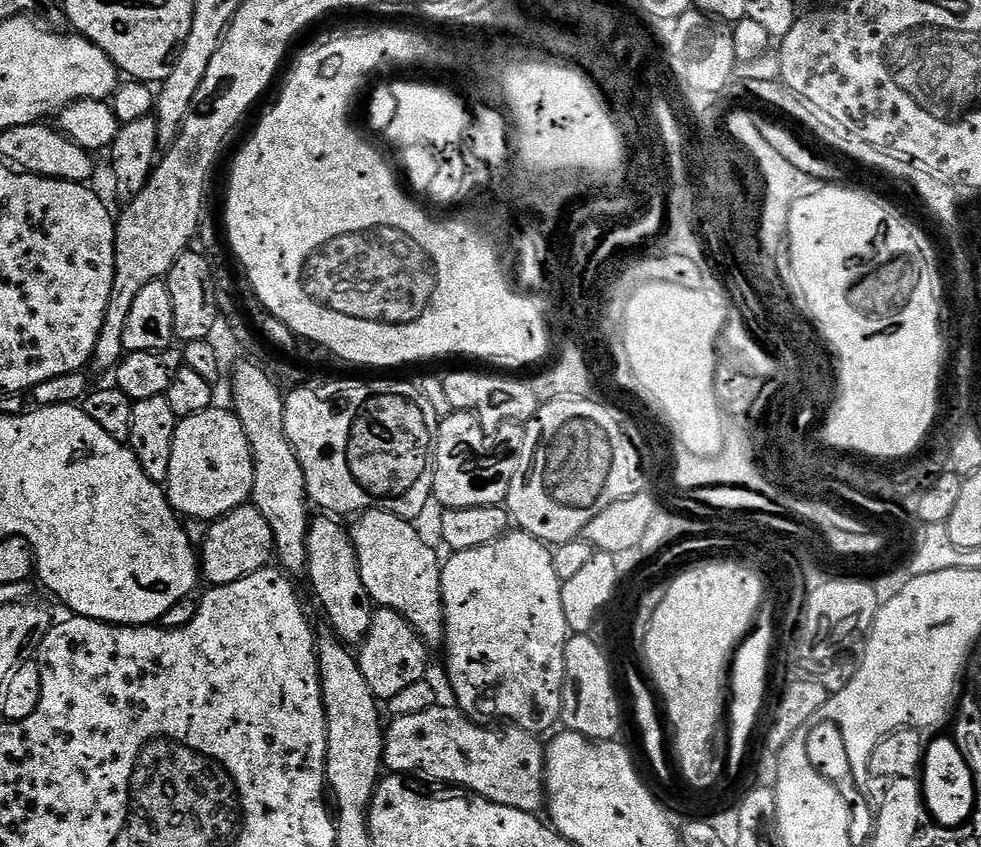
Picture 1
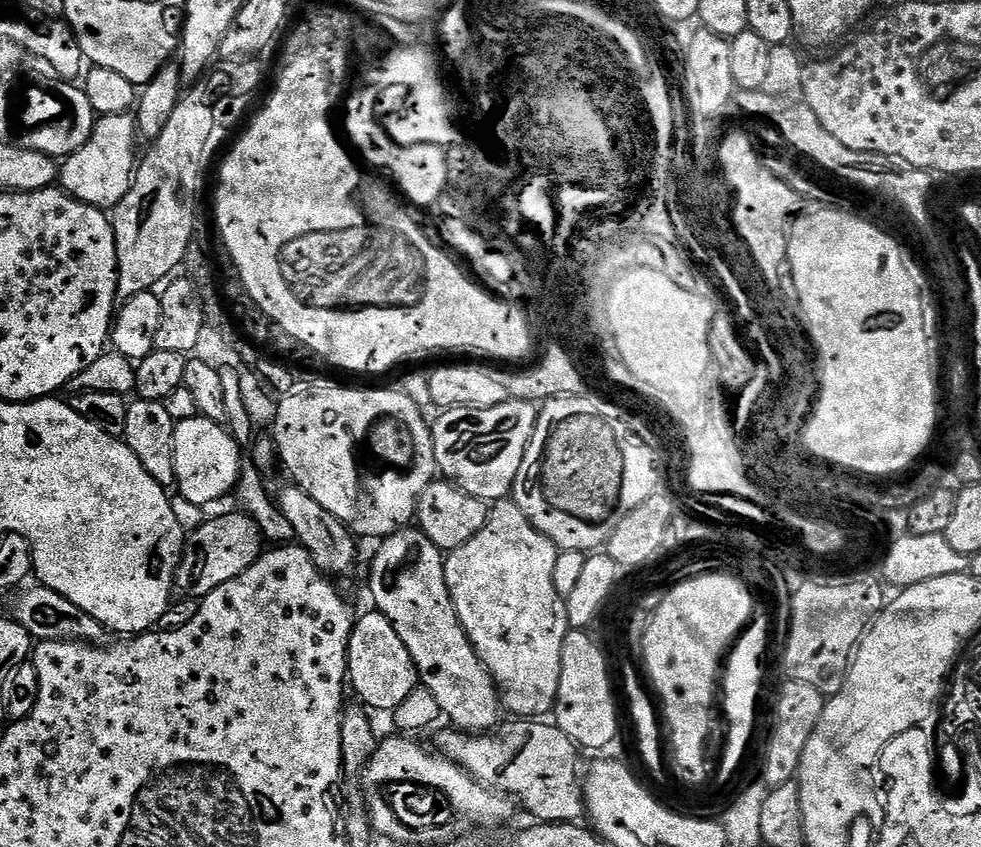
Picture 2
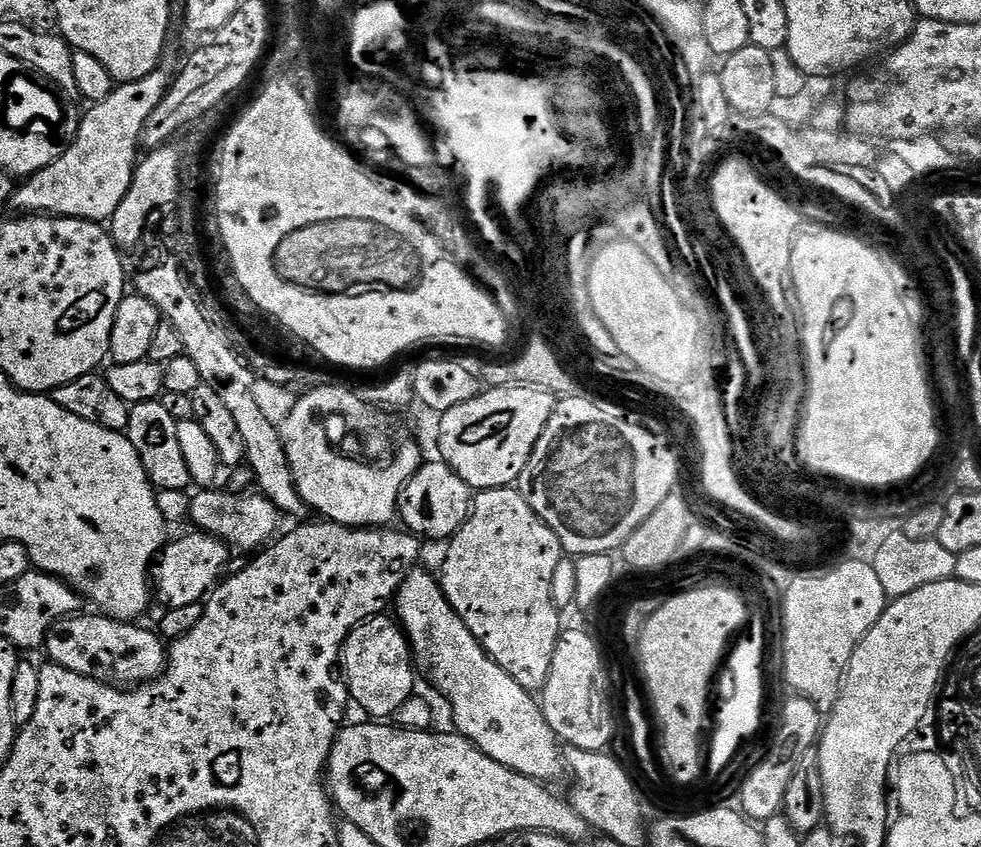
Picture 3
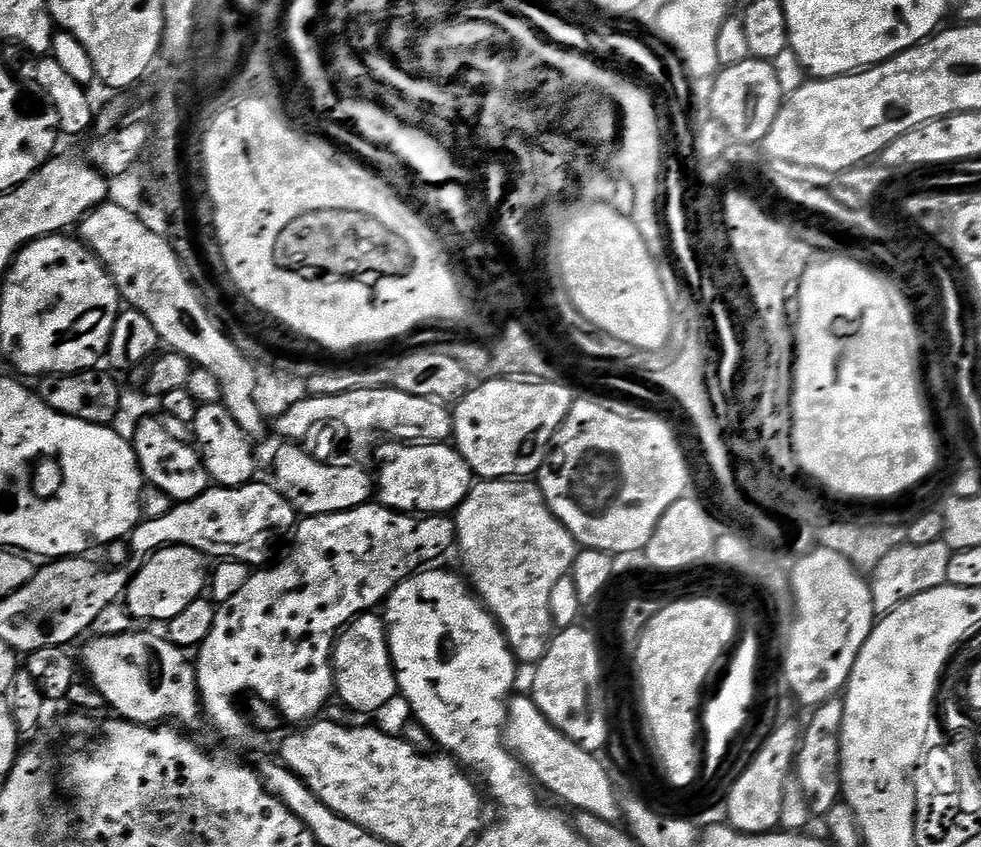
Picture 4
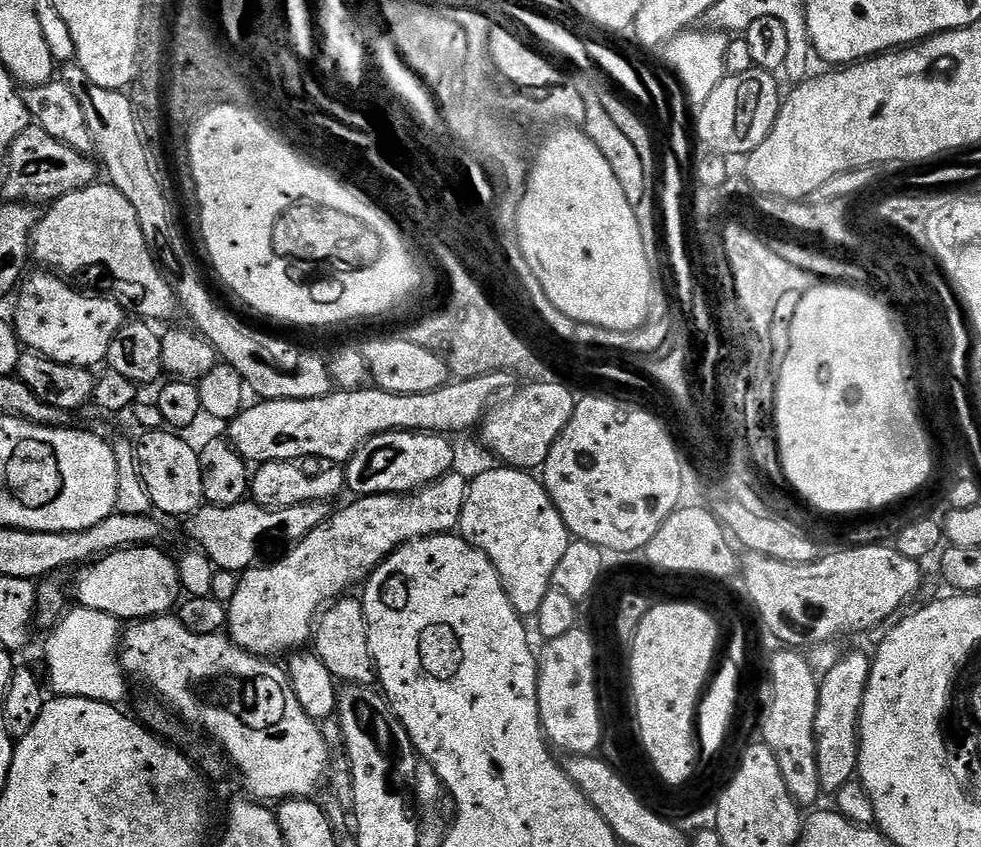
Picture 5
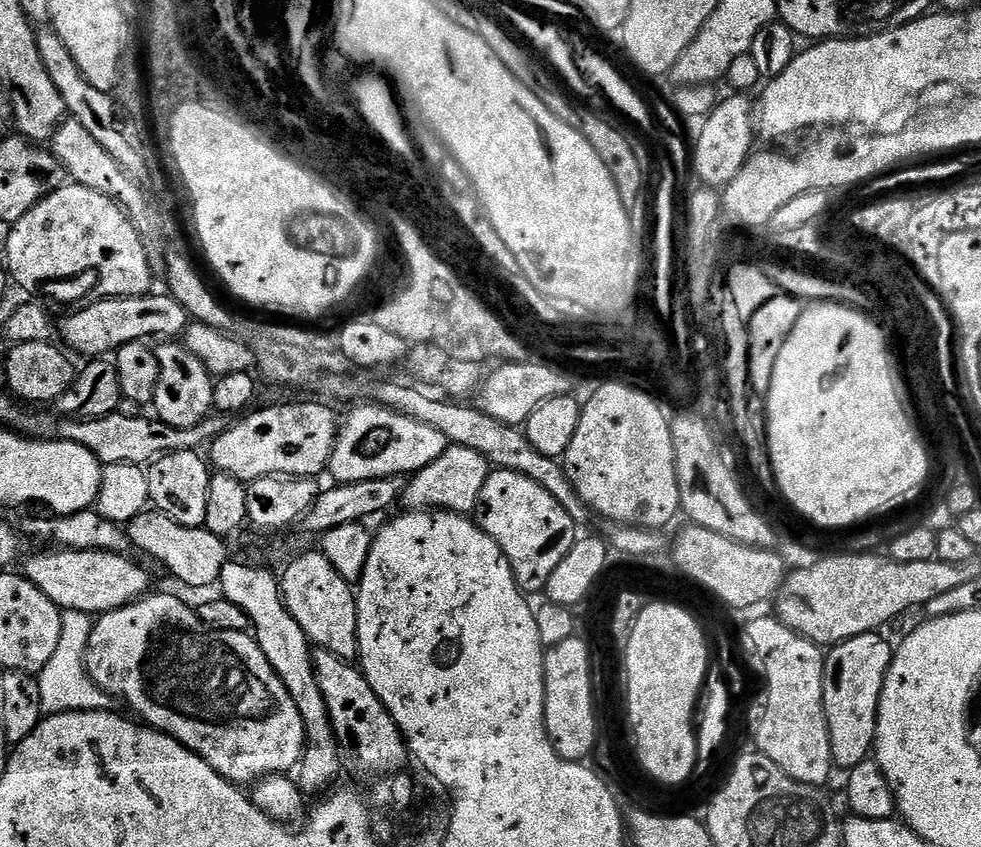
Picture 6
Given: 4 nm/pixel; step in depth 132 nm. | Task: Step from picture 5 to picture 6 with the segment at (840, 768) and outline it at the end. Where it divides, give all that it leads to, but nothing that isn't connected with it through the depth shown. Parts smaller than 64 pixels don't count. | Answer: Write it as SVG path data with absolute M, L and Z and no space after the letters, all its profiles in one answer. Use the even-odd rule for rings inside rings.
M879 631L858 634L849 640L835 645L827 653L824 661L824 709L830 730L830 750L832 762L837 769L847 770L858 766L858 762L869 759L876 746L876 727L878 726L878 706L886 682L886 674L892 665L894 644Z

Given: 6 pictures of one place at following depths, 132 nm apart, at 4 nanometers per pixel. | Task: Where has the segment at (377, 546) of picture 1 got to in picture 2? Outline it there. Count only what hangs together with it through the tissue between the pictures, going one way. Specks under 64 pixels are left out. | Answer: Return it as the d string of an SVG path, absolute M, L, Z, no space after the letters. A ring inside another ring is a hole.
M416 526L402 528L385 536L379 544L380 549L372 560L372 600L376 603L373 605L375 611L383 614L394 630L398 630L398 638L406 642L406 650L410 650L410 658L414 658L416 672L420 675L420 684L432 693L446 720L448 716L449 725L473 734L484 734L495 729L502 720L500 693L486 666L478 658L450 598L444 573L445 553L434 546L434 542L430 542L430 538L426 538L426 534Z

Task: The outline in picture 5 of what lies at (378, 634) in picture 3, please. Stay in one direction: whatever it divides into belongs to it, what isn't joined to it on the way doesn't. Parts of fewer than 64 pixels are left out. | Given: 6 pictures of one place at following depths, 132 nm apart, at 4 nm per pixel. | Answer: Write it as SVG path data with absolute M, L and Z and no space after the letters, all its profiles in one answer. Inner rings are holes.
M348 594L324 609L314 629L314 651L337 681L345 685L372 686L377 683L376 663L370 650L363 599L356 597L355 600L352 594Z

